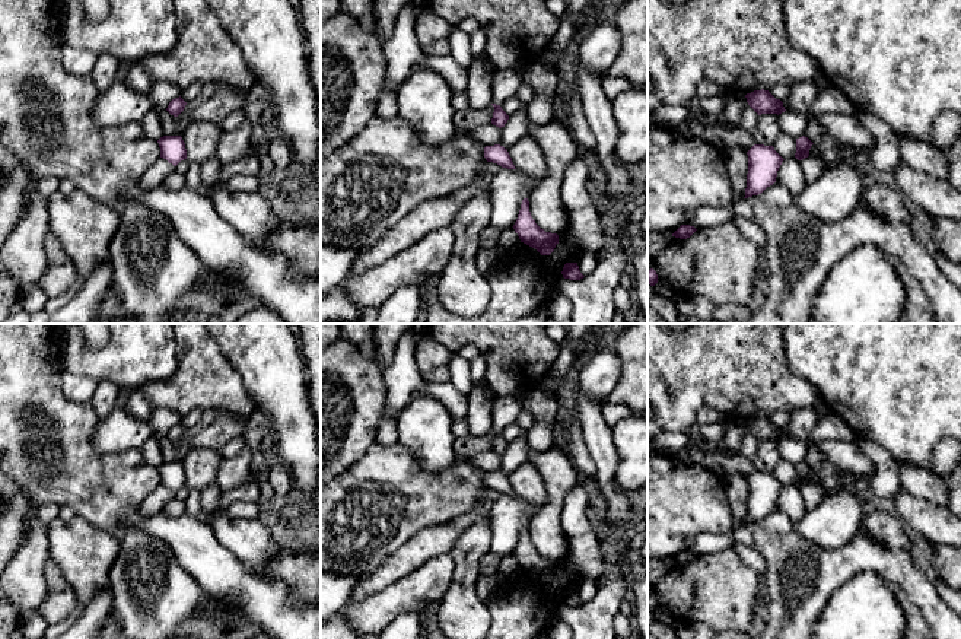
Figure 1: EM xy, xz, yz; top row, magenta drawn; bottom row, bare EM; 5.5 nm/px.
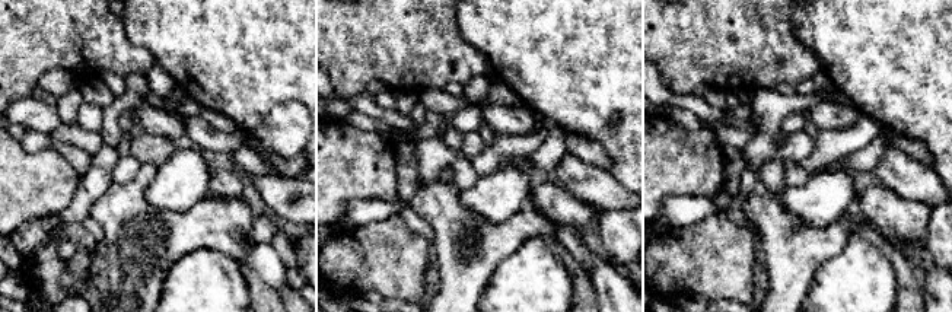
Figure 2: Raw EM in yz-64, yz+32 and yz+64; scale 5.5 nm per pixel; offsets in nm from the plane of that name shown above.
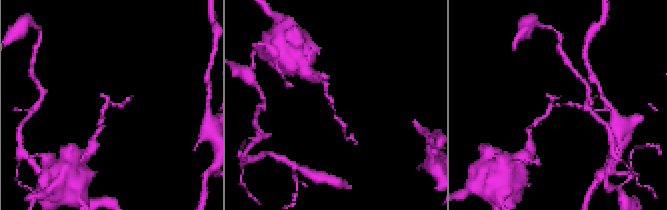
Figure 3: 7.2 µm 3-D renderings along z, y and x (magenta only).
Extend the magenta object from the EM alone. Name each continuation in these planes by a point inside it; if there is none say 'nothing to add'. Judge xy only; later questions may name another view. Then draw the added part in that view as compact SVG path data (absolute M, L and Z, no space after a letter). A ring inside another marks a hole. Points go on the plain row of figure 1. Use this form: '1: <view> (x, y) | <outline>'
nothing to add

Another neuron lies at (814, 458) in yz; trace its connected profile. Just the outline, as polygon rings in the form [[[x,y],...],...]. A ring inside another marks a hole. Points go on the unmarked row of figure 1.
[[[809,441],[808,444],[806,457],[804,462],[808,464],[812,470],[830,464],[830,461],[825,460],[824,454],[820,451],[817,442],[814,441]]]

